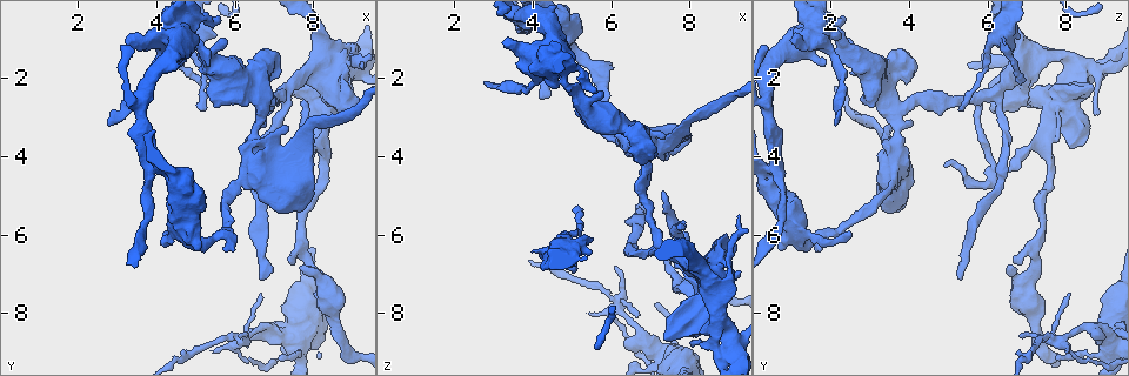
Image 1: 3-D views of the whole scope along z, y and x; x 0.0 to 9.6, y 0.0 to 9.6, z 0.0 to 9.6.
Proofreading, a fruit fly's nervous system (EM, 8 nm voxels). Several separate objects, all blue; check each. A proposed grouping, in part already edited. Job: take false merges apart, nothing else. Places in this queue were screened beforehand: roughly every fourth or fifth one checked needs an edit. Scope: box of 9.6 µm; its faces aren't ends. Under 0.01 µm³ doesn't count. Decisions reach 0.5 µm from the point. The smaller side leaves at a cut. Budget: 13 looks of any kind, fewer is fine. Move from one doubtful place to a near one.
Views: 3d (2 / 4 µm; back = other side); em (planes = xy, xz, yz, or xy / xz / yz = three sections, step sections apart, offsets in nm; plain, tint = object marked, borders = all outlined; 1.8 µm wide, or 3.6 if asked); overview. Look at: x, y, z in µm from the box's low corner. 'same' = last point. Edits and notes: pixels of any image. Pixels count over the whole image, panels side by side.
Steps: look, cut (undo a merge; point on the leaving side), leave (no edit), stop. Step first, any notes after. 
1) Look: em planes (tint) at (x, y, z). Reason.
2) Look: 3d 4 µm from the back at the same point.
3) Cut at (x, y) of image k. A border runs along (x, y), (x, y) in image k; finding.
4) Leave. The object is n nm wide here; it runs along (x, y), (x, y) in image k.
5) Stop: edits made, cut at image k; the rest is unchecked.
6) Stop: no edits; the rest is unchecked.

Look: em yz step 4 (tint) at (8.75, 1.30, 7.55). Sharp bend.

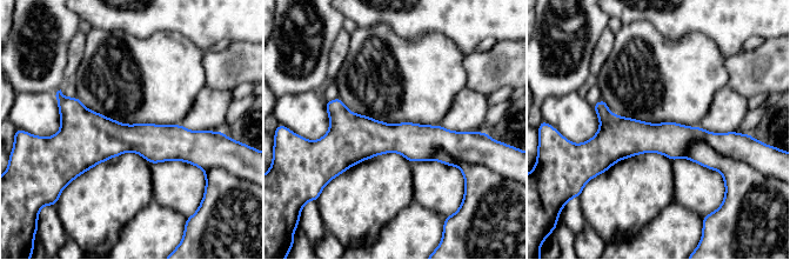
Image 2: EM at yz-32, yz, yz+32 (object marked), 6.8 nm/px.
Look: em planes (borders) at the same point.

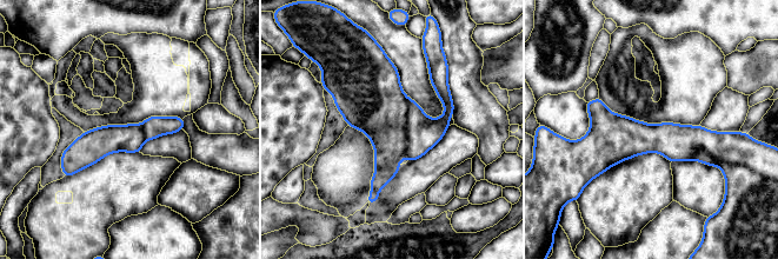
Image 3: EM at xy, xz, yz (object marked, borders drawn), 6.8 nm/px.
Cut at (423, 133) of image 3. The object is 190 nm wide here; the part that leaves runs along (432, 71), (447, 114), (410, 158) in image 3; a second neuron is stuck on.

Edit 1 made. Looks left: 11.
Look: em 3.6 µm xy step 4 (tint) at (6.65, 2.00, 3.35). Thick turns thin.

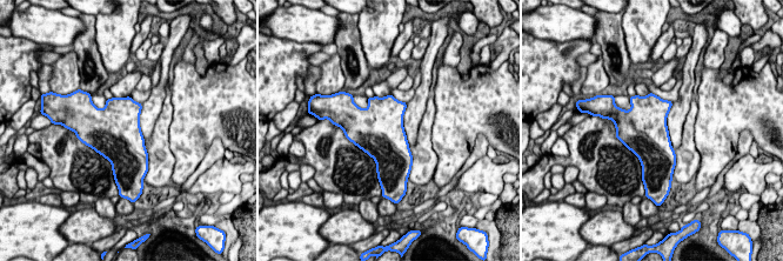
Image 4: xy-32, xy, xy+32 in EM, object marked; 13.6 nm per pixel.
Look: em 3.6 µm planes (tint) at the same point. Cut it another way.

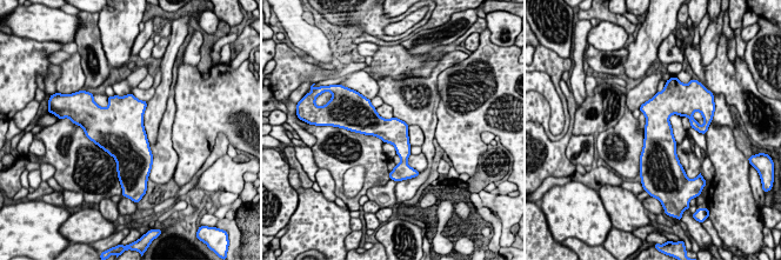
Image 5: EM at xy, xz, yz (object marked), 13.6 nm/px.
Leave. The object is 360 nm wide here; continuous, no second neuron.

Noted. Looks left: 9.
Look: em 3.6 µm xz step 16 (tint) at (7.25, 8.55, 9.05). Narrows sharply.

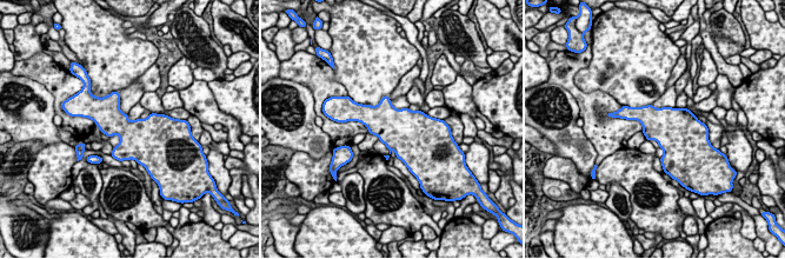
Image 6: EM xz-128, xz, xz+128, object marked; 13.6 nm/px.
Leave. Continuous, no second neuron.

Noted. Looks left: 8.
Look: em planes (borders) at (6.15, 8.75, 7.70). Two arms in line, one across.

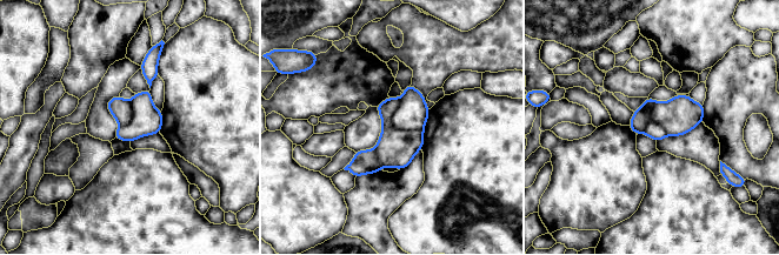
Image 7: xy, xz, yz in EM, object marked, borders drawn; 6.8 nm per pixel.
Cut at (412, 113) of image 7. The object is 260 nm wide here; two neurons meet here.

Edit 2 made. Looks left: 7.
Stop: edits made, cut at image 3, cut at image 7; the rest is unchecked.

